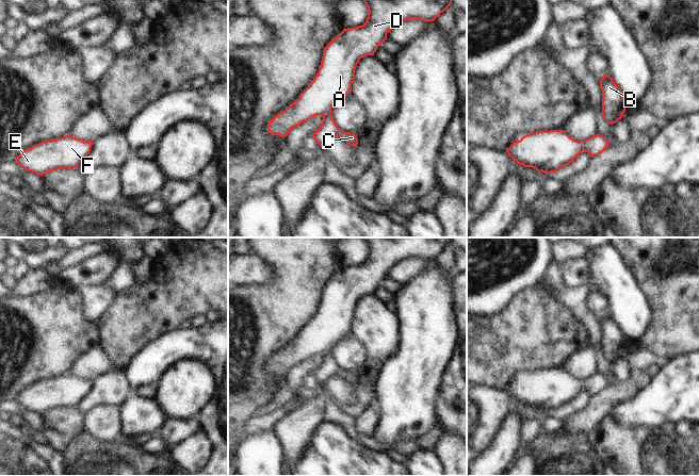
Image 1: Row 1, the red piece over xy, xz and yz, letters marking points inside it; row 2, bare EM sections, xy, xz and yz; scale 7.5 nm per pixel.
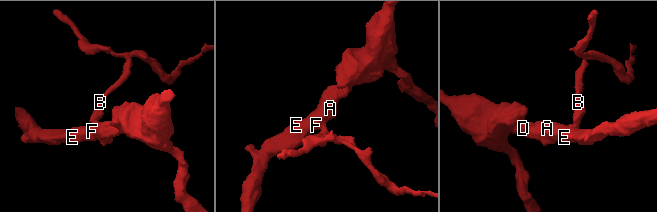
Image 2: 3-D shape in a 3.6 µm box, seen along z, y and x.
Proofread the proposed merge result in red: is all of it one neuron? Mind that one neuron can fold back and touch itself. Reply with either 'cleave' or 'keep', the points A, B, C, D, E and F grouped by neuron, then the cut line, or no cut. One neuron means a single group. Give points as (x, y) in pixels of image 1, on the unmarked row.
keep; A B C D E F; no cut

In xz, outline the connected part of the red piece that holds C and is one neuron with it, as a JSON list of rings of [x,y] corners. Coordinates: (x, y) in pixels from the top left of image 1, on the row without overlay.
[[[362,237],[369,252],[365,261],[356,266],[343,267],[325,286],[319,310],[299,337],[278,351],[269,362],[273,374],[286,376],[290,368],[314,355],[322,354],[322,364],[313,372],[314,379],[323,385],[330,376],[340,376],[348,383],[358,383],[355,373],[341,368],[331,355],[331,346],[352,330],[355,308],[361,296],[374,294],[378,284],[387,278],[387,272],[401,260],[417,258],[435,260],[451,243],[453,237]]]

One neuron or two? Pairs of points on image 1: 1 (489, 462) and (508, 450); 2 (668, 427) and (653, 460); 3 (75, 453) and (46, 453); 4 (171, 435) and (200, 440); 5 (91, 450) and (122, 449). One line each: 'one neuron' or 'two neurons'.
1: one neuron
2: two neurons
3: two neurons
4: two neurons
5: one neuron

